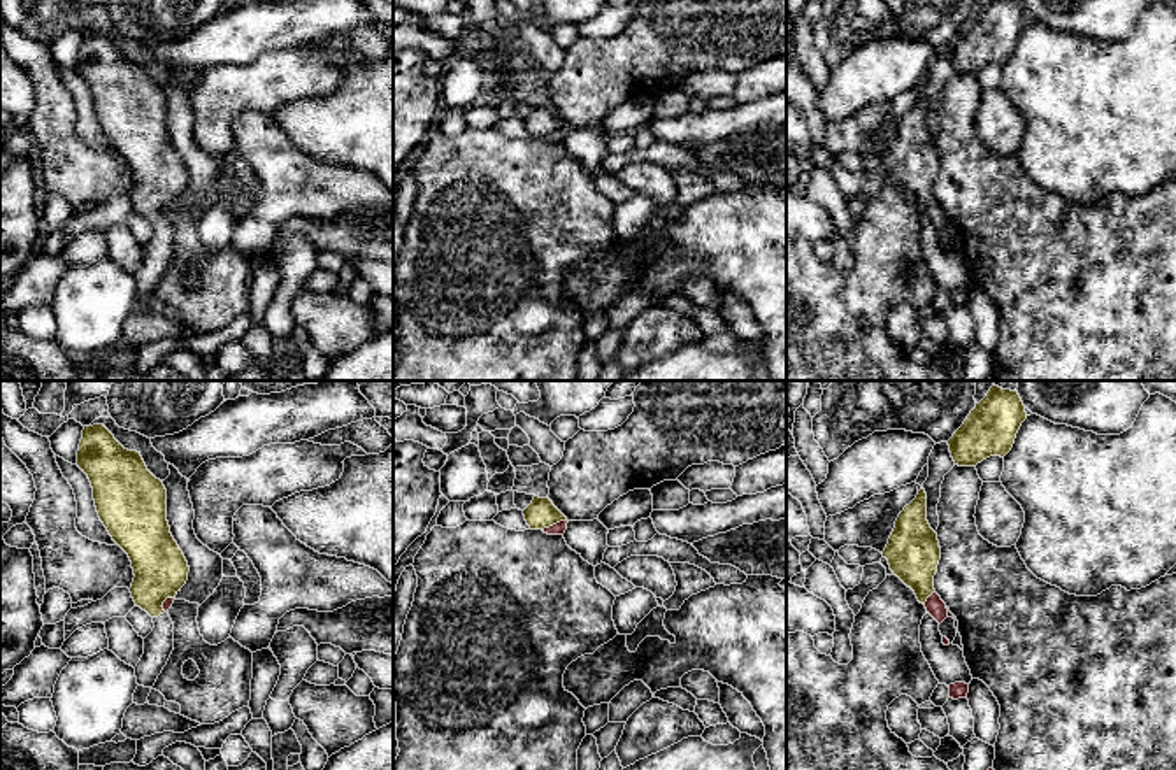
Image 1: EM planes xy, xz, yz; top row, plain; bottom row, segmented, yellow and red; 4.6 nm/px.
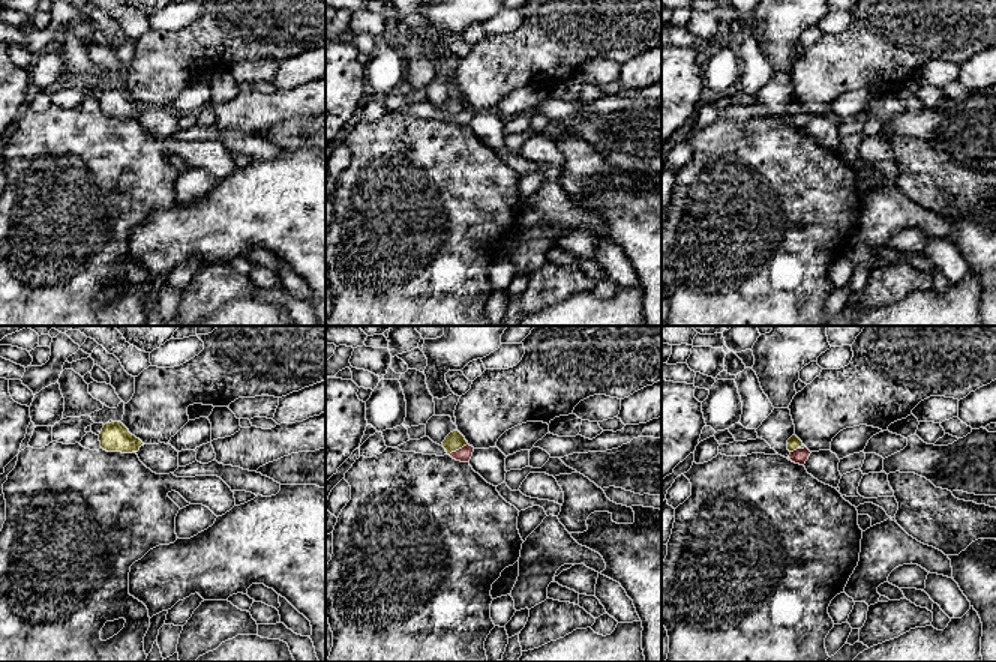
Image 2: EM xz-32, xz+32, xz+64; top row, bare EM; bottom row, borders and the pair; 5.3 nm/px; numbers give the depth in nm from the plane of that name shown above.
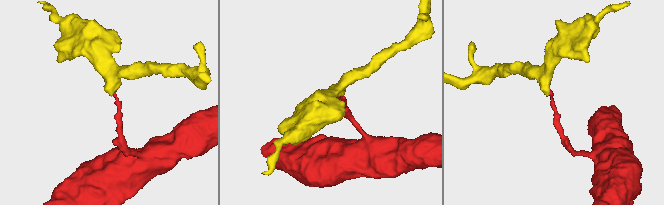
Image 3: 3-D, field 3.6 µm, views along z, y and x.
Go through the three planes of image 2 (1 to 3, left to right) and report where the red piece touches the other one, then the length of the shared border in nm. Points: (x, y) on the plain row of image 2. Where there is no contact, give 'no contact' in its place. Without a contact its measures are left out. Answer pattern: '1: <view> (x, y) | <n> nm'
1: xz-32 (132, 114) | 30 nm
2: xz+32 (458, 113) | 120 nm
3: xz+64 (794, 113) | 50 nm

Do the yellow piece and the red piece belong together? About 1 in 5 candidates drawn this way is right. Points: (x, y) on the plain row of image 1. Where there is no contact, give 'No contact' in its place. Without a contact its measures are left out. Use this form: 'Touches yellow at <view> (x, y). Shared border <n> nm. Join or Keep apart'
Touches yellow at xz (553, 130). Shared border 120 nm. Keep apart

